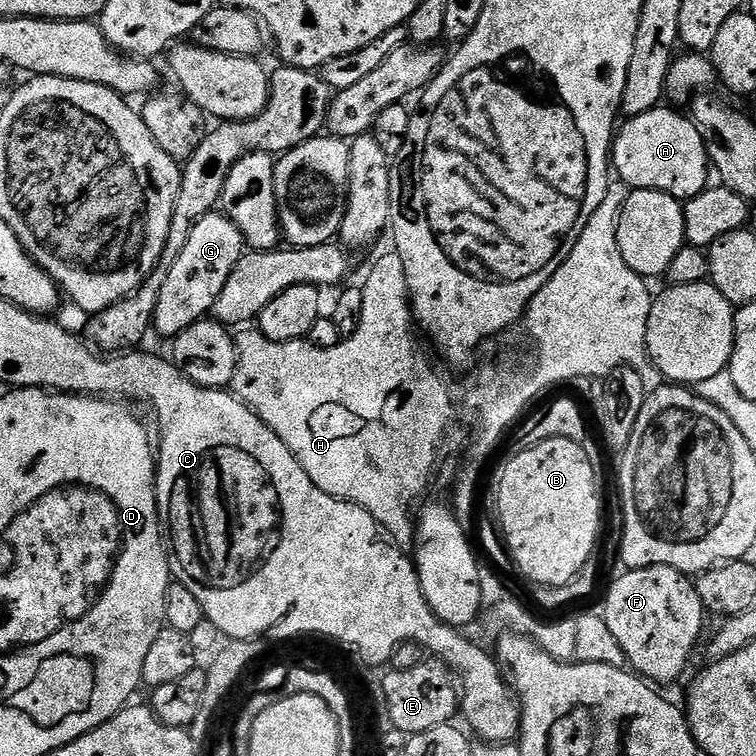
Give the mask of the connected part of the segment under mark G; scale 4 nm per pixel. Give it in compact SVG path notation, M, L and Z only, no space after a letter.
M216 210L206 213L194 226L190 238L186 238L186 247L182 249L182 254L178 254L174 266L170 266L170 274L166 274L152 319L154 332L174 338L182 334L182 330L192 328L194 322L205 319L211 313L218 294L222 294L226 278L230 278L245 251L244 239L234 222Z

